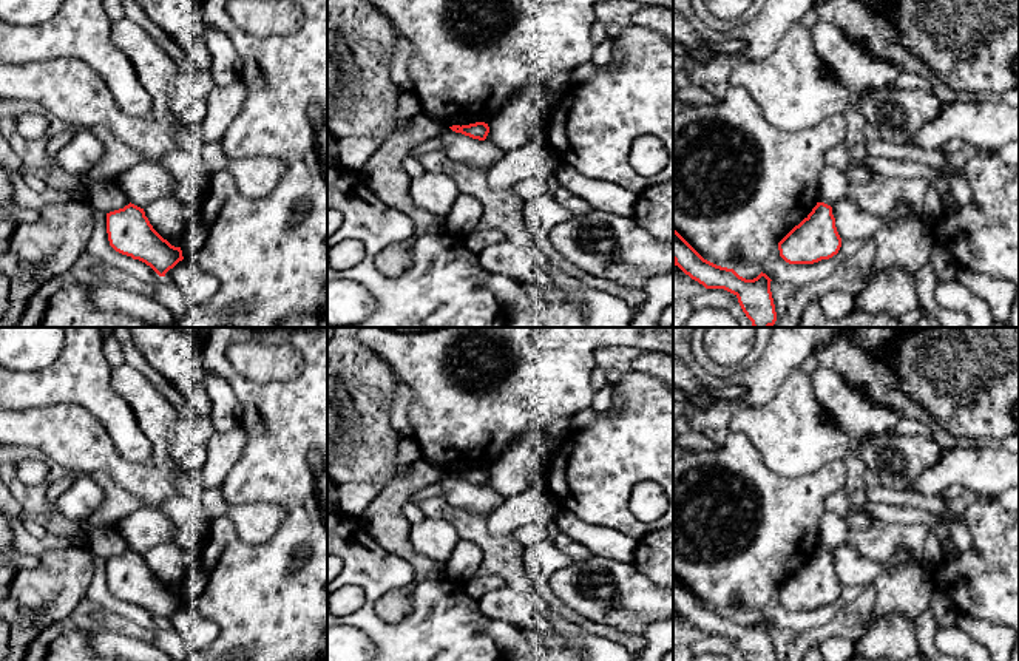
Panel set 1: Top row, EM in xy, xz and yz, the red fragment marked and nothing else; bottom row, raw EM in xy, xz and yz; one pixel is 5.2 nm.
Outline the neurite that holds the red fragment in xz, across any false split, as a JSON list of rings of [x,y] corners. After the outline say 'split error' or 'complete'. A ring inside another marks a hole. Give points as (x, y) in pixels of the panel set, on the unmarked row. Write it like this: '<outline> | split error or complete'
[[[476,468],[476,469],[462,471],[462,473],[452,471],[449,474],[455,479],[462,479],[465,482],[469,482],[469,483],[479,485],[479,486],[485,486],[489,479],[489,473],[485,468]]] | complete

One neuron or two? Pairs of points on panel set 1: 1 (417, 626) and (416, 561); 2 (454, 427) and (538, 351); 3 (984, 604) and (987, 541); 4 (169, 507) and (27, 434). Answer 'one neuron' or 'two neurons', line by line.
1: two neurons
2: one neuron
3: one neuron
4: two neurons

